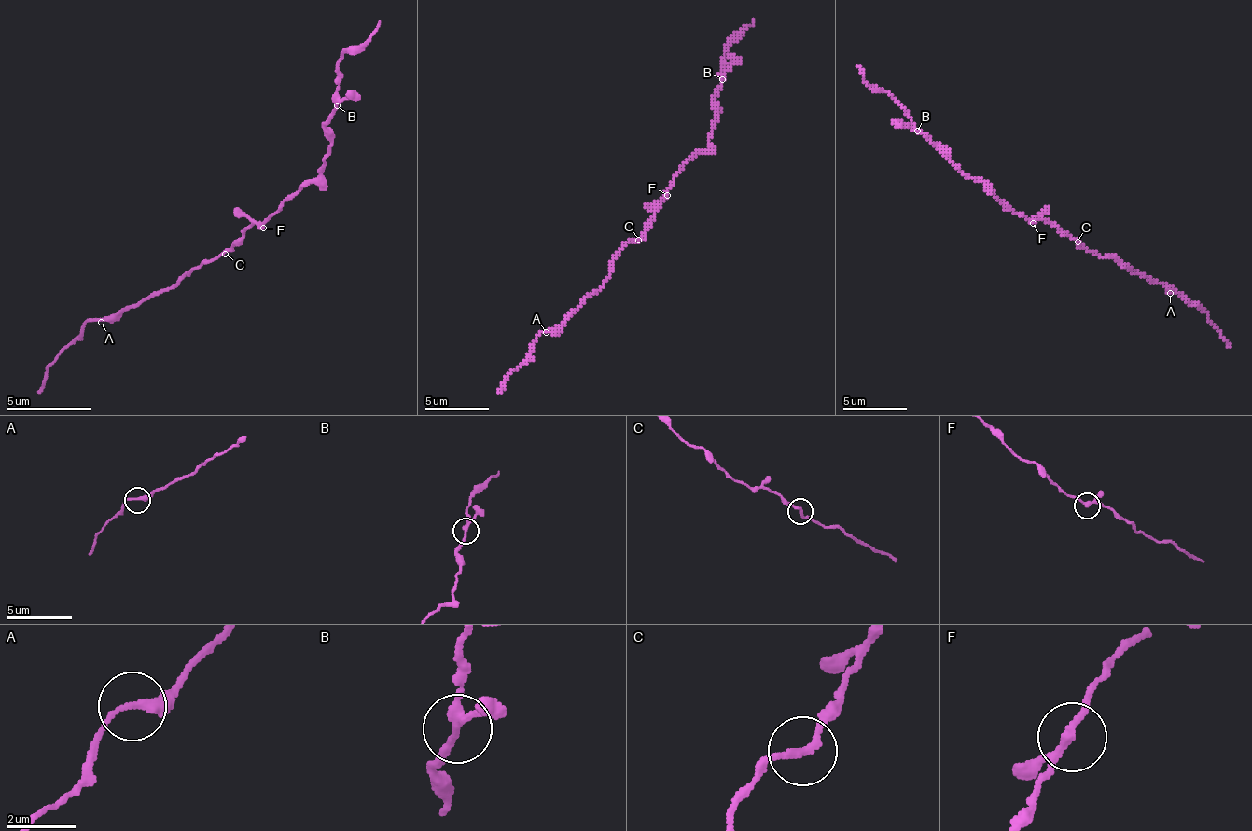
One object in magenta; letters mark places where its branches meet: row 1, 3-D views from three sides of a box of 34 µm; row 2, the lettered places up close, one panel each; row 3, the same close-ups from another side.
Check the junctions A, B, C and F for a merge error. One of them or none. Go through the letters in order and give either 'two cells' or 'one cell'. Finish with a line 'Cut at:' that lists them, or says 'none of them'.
A: one cell
B: one cell
C: one cell
F: one cell
Cut at: none of them

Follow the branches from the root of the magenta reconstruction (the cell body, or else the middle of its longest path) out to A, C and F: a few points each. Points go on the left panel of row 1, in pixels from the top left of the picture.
A: (250, 228), (225, 254), (207, 257), (190, 275), (182, 275), (169, 287), (101, 322)
C: (250, 228), (225, 254)
F: (250, 228), (255, 224), (263, 228)

